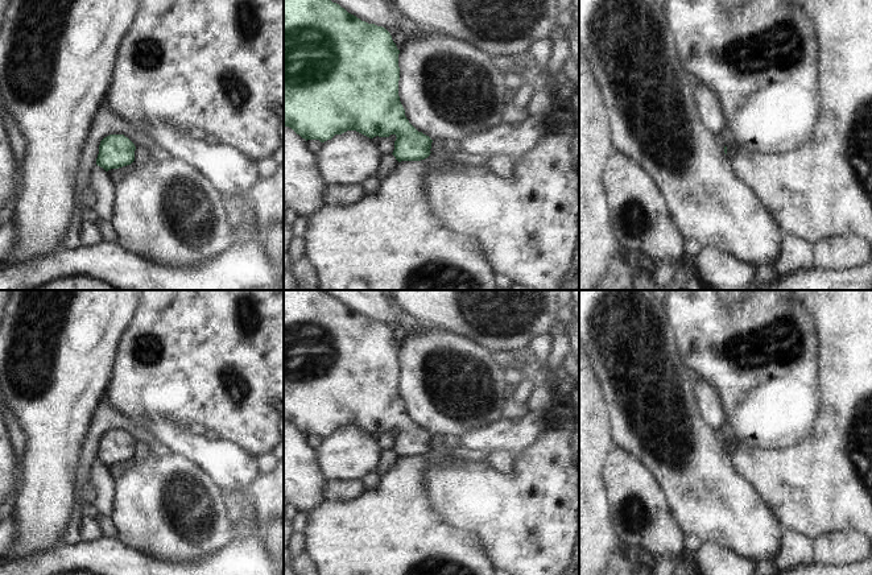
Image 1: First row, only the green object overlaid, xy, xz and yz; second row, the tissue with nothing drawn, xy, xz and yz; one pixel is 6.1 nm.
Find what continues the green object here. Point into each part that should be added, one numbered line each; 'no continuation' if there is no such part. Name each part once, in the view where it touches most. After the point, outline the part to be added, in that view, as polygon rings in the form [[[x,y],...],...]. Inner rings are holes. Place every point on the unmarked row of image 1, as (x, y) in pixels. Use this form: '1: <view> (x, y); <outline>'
no continuation

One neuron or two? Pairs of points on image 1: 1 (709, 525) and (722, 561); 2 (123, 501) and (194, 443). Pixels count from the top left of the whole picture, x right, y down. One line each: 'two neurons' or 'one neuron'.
1: two neurons
2: two neurons

